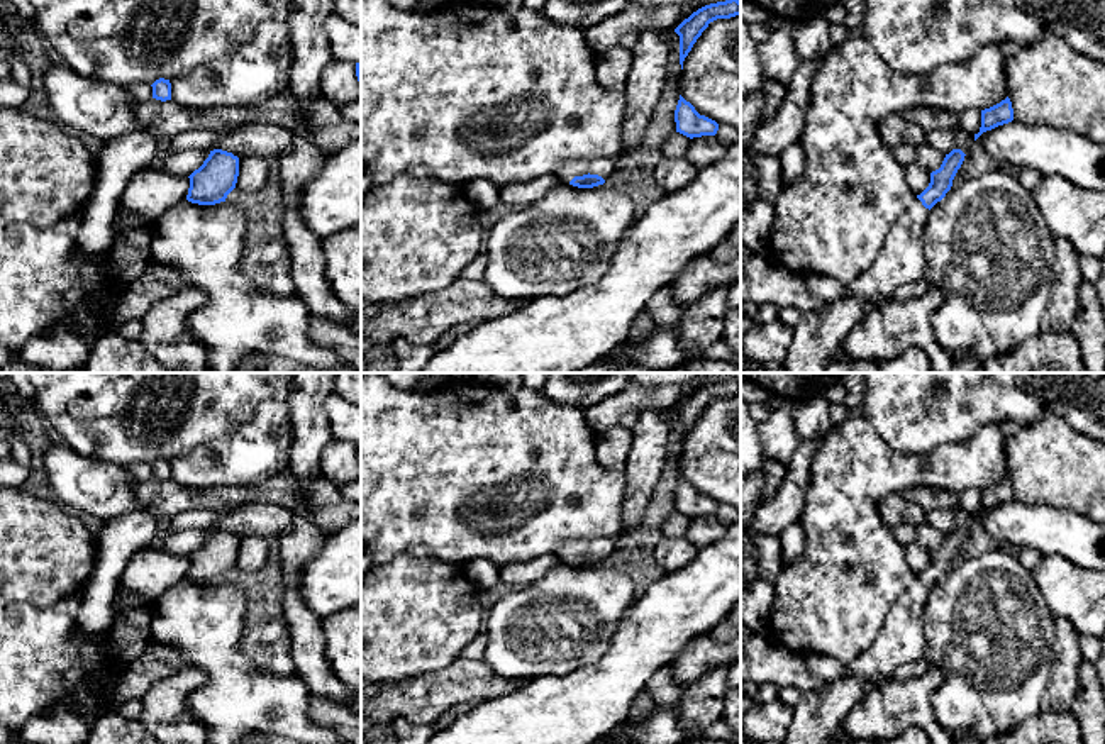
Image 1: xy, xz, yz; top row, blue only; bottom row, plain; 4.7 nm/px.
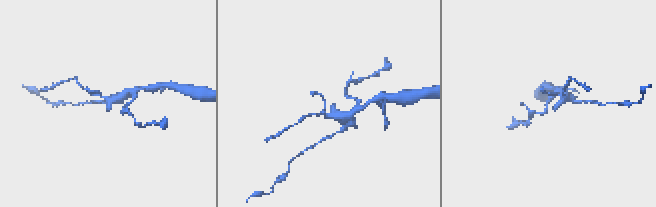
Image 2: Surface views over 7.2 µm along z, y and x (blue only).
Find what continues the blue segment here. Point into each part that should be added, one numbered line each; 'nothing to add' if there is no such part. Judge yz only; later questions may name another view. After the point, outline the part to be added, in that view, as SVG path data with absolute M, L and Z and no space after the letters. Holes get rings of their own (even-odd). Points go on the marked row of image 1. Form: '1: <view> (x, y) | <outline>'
1: yz (902, 260) | M917 198L893 224L875 264L847 285L847 295L802 314L783 361L786 373L824 373L834 349L871 312L875 302L888 302L898 286L925 276L929 212Z

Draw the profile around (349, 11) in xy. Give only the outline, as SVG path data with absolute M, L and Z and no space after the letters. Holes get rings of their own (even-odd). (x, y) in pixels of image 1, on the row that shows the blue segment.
M334 0L334 14L349 24L361 25L361 0Z

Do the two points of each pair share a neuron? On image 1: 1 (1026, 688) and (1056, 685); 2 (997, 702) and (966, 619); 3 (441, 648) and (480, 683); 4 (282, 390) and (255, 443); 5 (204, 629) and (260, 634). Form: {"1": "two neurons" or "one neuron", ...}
{"1": "two neurons", "2": "one neuron", "3": "two neurons", "4": "one neuron", "5": "two neurons"}

